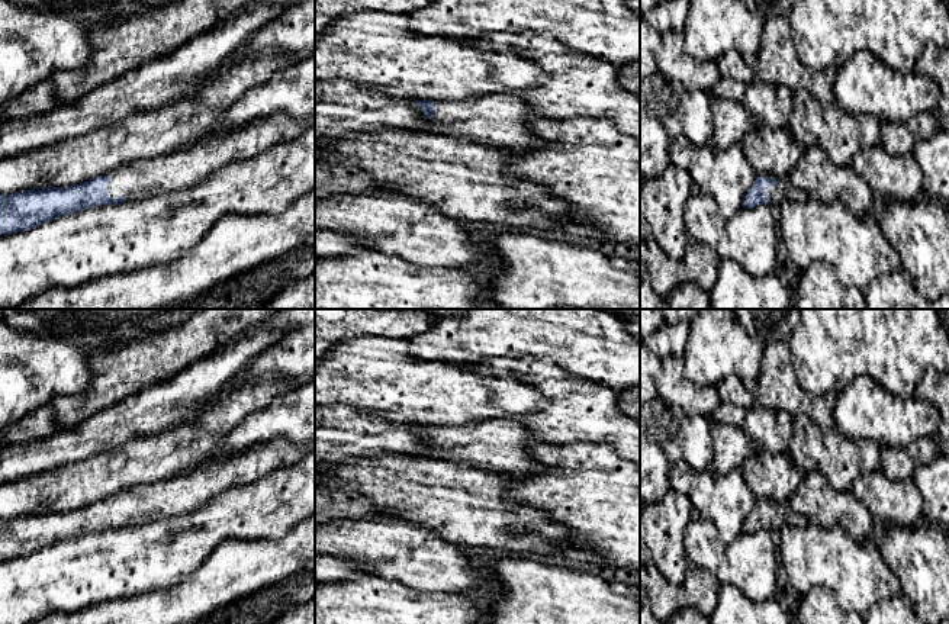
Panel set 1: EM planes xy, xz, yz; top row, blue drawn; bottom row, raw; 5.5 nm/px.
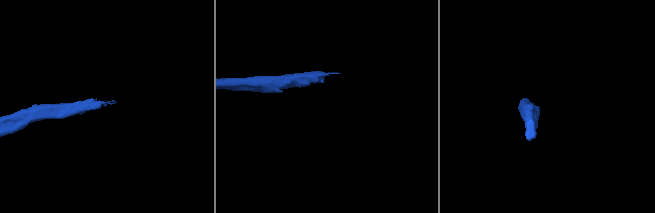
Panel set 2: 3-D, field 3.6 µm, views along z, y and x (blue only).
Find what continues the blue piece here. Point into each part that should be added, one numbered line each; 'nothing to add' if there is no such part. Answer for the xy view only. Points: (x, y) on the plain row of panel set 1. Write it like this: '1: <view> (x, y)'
1: xy (182, 494)

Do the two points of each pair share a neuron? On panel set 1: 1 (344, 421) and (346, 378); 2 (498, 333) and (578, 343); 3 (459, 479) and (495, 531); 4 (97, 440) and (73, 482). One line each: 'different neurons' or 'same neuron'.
1: different neurons
2: same neuron
3: same neuron
4: different neurons

